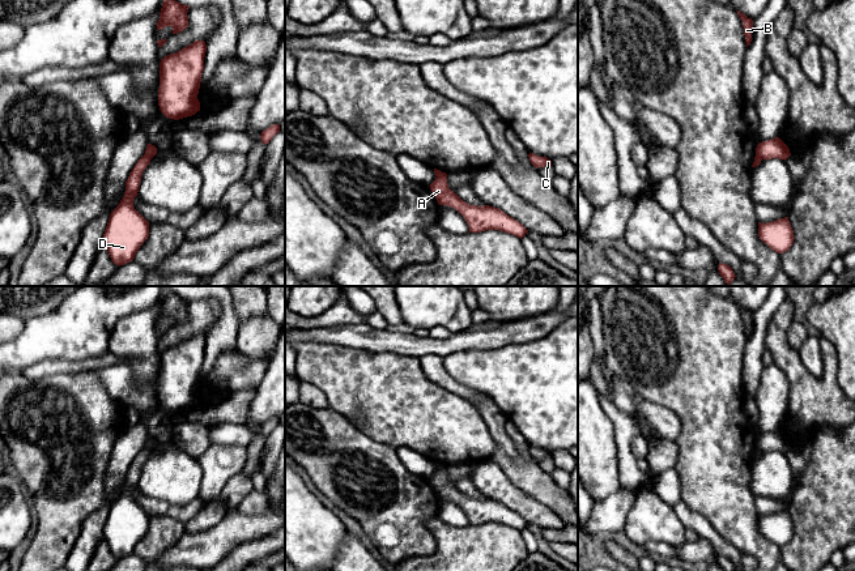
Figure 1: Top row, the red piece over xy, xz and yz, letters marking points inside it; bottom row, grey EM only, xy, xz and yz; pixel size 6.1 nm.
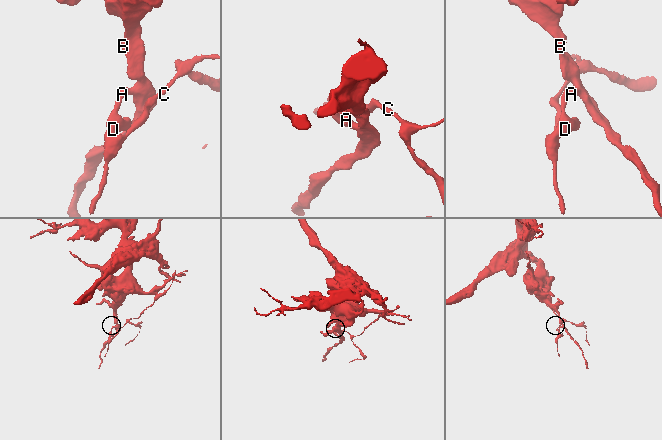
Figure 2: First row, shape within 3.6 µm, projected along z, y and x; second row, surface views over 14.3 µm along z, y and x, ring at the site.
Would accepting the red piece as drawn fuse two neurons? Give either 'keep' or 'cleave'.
cleave

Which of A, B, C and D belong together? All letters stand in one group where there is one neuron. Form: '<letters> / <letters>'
A B / C D

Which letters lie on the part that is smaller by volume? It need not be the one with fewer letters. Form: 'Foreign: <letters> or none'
Foreign: C, D

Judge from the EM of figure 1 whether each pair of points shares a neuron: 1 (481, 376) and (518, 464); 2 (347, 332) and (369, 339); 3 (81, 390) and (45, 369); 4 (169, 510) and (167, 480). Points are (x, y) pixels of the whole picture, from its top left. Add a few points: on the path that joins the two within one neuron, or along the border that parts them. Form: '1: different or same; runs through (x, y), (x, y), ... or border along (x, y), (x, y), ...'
1: different; border along (481, 392), (494, 403), (507, 420)
2: same; runs through (352, 336), (364, 337)
3: different; border along (85, 371), (56, 373), (37, 380), (25, 378)
4: different; border along (140, 491), (179, 506), (184, 506), (199, 497)

